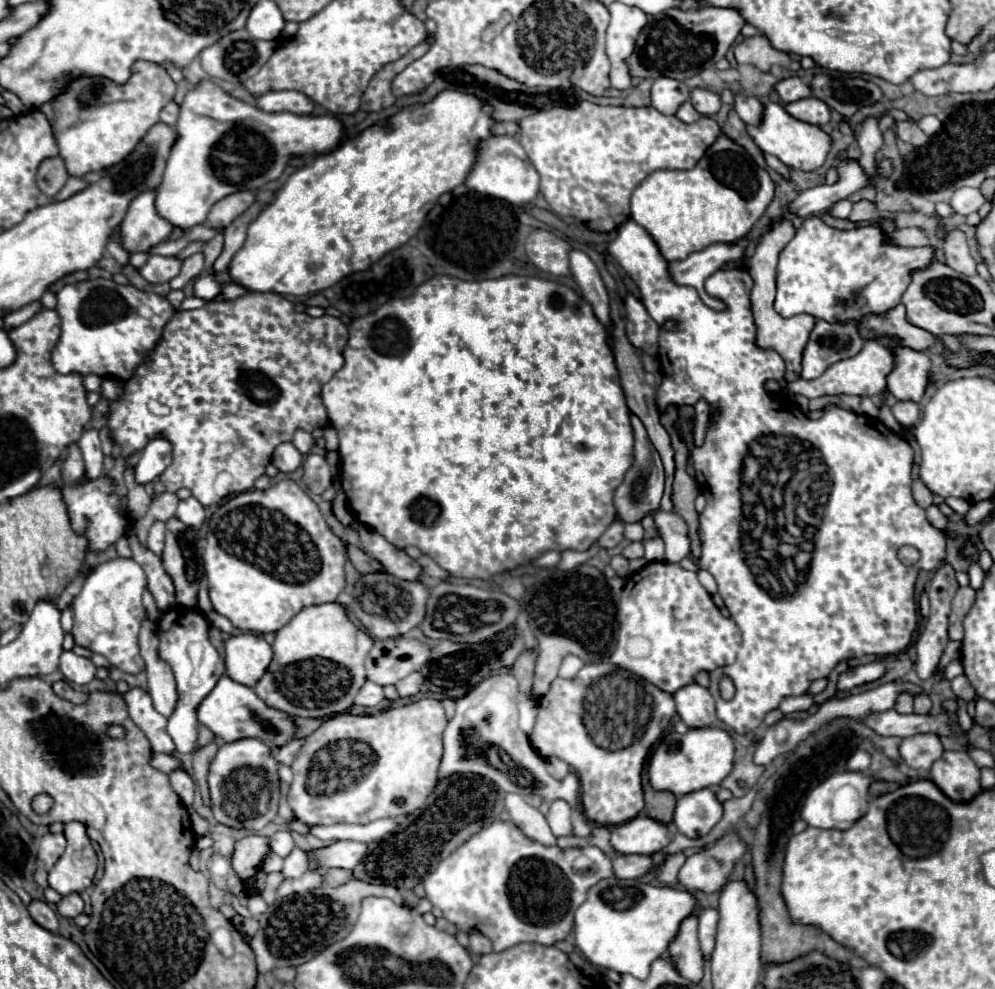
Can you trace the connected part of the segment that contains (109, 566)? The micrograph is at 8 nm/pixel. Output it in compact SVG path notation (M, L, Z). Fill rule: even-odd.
M111 559L95 567L95 571L85 579L81 593L73 599L73 639L77 645L91 649L109 659L109 663L129 675L143 671L145 663L139 653L139 627L145 619L145 609L141 595L145 591L147 579L133 559Z

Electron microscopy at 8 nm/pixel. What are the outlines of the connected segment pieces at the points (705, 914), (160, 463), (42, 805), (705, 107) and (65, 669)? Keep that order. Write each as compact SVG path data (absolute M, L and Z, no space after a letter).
M709 907L709 909L699 911L699 941L701 941L701 951L705 957L711 957L711 951L715 947L717 919L719 919L717 909Z
M153 439L143 449L141 459L137 463L135 481L139 485L147 485L159 479L159 475L169 467L171 463L171 443L167 439Z
M39 793L37 797L33 797L33 809L37 809L37 813L47 813L53 807L53 797L49 797L47 793Z
M701 87L693 89L689 101L695 107L695 111L699 111L701 115L715 115L721 109L719 95L715 91L709 91L709 89L701 89Z
M63 651L59 669L67 681L77 683L77 685L87 685L95 677L95 671L97 671L97 667L91 663L91 659L79 657L73 651Z

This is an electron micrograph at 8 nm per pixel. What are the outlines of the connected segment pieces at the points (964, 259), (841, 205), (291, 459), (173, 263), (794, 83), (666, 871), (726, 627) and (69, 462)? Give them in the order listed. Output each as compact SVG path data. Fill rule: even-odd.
M951 231L945 235L943 243L943 253L945 253L945 263L965 275L975 275L975 259L969 253L967 245L967 235L963 231Z
M839 201L837 205L833 205L833 209L831 209L831 215L833 217L837 217L837 219L847 219L849 217L849 213L851 213L851 207L853 207L853 203L851 201Z
M281 443L273 453L273 465L283 473L295 471L301 465L301 461L303 455L293 447L293 443Z
M151 255L145 267L137 269L139 275L149 283L169 283L181 269L181 261L175 257Z
M787 77L787 79L779 81L775 85L775 91L779 93L779 99L783 101L783 105L811 97L811 89L799 77Z
M683 853L669 855L669 857L663 861L663 865L657 867L657 881L659 881L661 885L677 885L677 883L679 883L677 873L679 873L681 865L685 863L685 859L687 859L687 857L685 857Z
M651 561L641 571L633 573L625 587L621 601L617 605L617 649L609 657L609 663L629 669L631 673L637 673L637 677L649 681L651 685L659 687L661 691L675 695L677 689L689 685L695 681L695 675L701 671L713 671L725 665L731 665L735 661L737 649L741 647L741 633L737 625L731 619L725 619L717 605L713 603L711 595L705 591L705 587L699 583L697 573L683 569L679 563L667 563L667 561ZM631 639L645 639L641 643L643 647L633 651Z
M71 445L69 447L69 453L67 453L67 459L63 463L63 479L67 483L79 483L83 479L83 457L81 457L81 451L77 445Z

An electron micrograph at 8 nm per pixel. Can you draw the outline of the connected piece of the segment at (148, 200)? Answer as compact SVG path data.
M141 191L129 205L121 221L121 241L129 253L149 251L149 247L165 241L173 225L165 221L155 209L155 191Z

